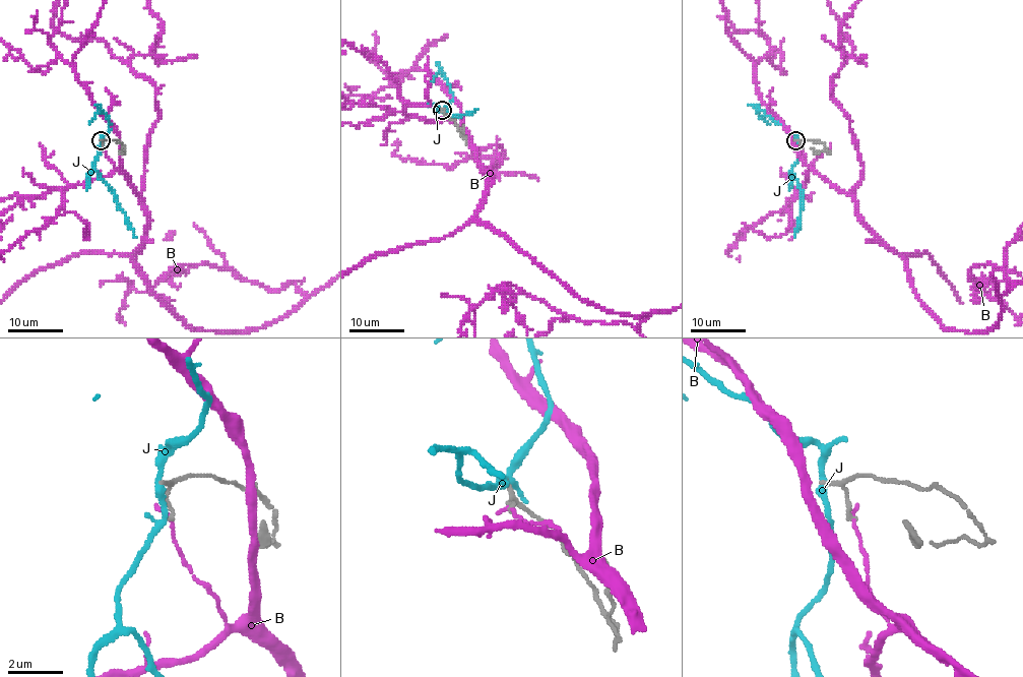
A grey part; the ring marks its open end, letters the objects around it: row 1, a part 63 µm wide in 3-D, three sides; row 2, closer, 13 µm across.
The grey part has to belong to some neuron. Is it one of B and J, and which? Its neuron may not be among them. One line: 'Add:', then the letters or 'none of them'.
Add: none of them

